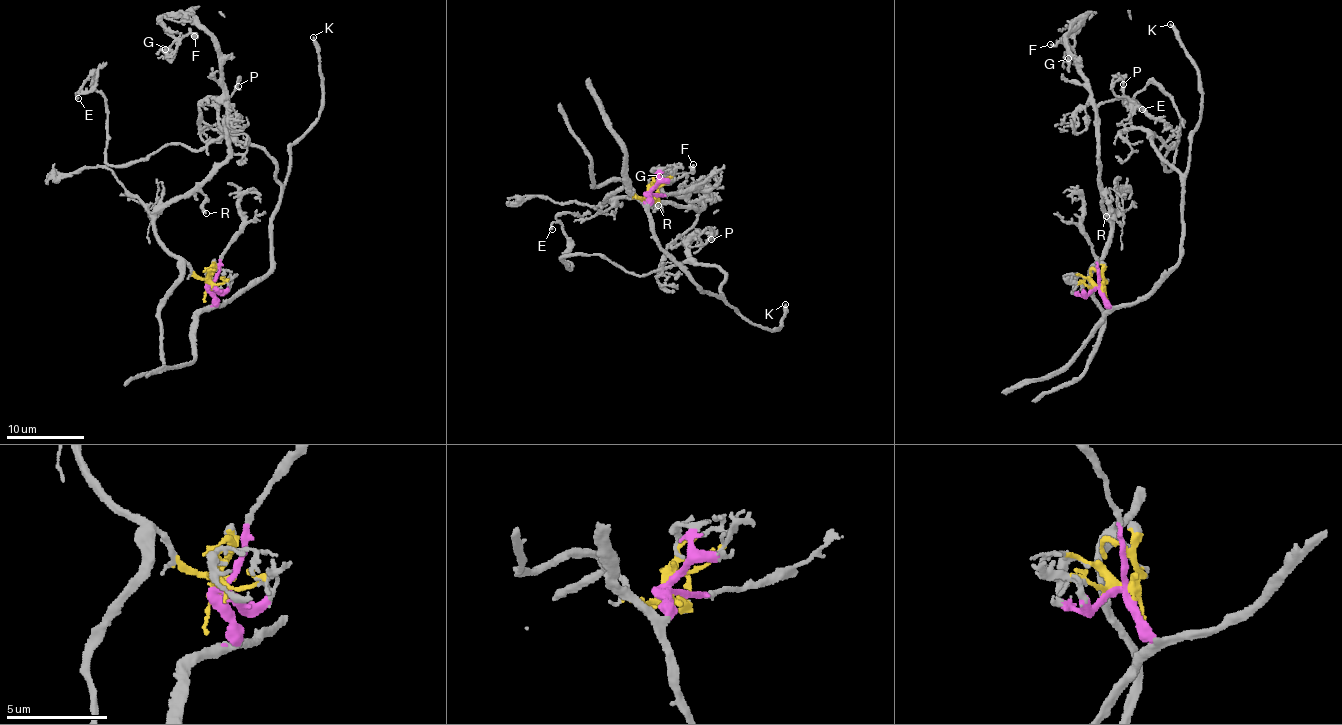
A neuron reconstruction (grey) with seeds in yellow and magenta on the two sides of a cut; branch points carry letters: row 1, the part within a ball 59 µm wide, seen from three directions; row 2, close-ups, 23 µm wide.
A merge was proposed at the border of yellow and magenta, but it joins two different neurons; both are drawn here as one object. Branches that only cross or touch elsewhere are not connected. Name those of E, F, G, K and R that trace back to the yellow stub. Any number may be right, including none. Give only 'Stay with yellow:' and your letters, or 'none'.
Stay with yellow: F, G, R

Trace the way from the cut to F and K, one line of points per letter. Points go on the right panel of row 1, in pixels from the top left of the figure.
F: (1096, 286), (1110, 224), (1095, 103), (1065, 42), (1083, 25), (1073, 45), (1050, 44)
K: (1096, 286), (1111, 307), (1135, 305), (1179, 258), (1189, 134), (1200, 117), (1201, 92), (1198, 69), (1171, 23)

